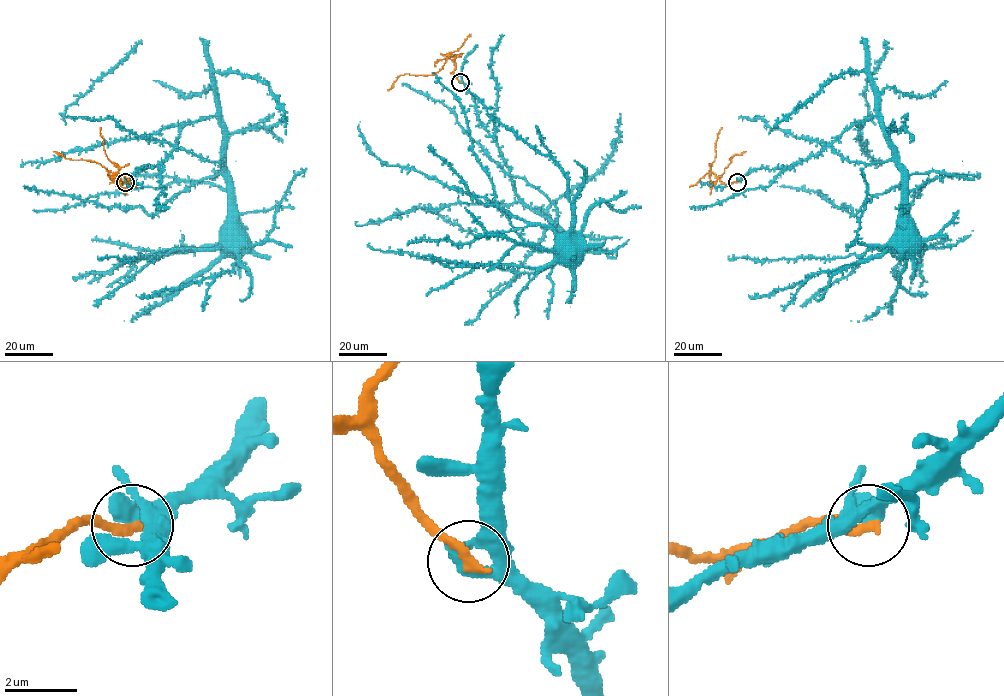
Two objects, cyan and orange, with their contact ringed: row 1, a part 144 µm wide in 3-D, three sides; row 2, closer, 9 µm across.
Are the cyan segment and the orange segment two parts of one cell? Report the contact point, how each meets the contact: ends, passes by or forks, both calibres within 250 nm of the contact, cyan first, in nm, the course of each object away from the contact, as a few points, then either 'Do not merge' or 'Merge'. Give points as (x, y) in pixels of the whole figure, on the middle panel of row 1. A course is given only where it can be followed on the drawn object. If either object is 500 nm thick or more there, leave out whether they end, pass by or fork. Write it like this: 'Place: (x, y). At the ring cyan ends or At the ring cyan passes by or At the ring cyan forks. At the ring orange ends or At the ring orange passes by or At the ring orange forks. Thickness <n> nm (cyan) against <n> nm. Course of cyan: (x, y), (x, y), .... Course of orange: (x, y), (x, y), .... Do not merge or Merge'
Place: (460, 82). Thickness 550 nm (cyan) against 320 nm. Course of cyan: (460, 82), (510, 173), (536, 186), (556, 208), (555, 236), (560, 253), (565, 252). Course of orange: (460, 82), (454, 73), (455, 63), (448, 53), (442, 68), (434, 74), (400, 74), (388, 90). Do not merge

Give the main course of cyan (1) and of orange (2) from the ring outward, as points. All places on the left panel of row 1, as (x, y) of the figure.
1: (125, 181), (140, 168), (155, 167), (175, 146), (220, 160), (231, 225)
2: (125, 181), (119, 183), (116, 172), (112, 180), (99, 163), (66, 159), (53, 151)

